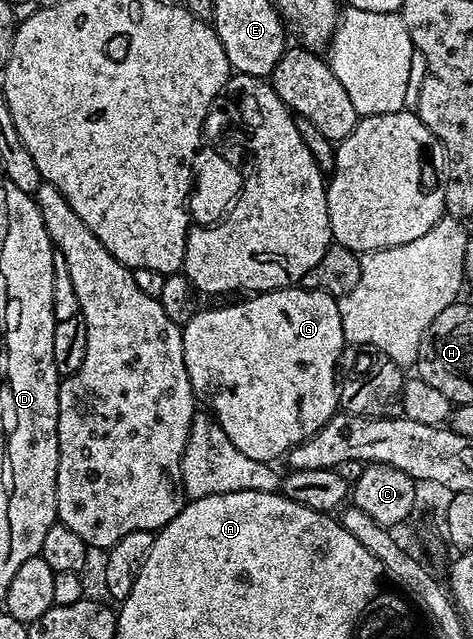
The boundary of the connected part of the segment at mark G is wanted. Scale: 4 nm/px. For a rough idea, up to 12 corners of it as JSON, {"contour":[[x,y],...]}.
{"contour":[[340,302],[201,308],[192,392],[275,462],[338,412]]}

